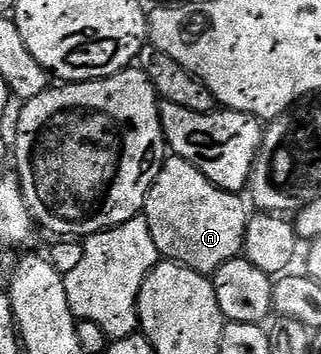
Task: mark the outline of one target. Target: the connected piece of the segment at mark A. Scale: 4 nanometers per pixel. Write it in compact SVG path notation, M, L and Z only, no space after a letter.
M171 157L149 189L142 218L146 219L149 233L153 233L153 245L157 245L164 260L211 277L221 265L243 255L249 210L248 204L239 198L236 192L222 191L210 183L205 173L189 165L189 161Z

